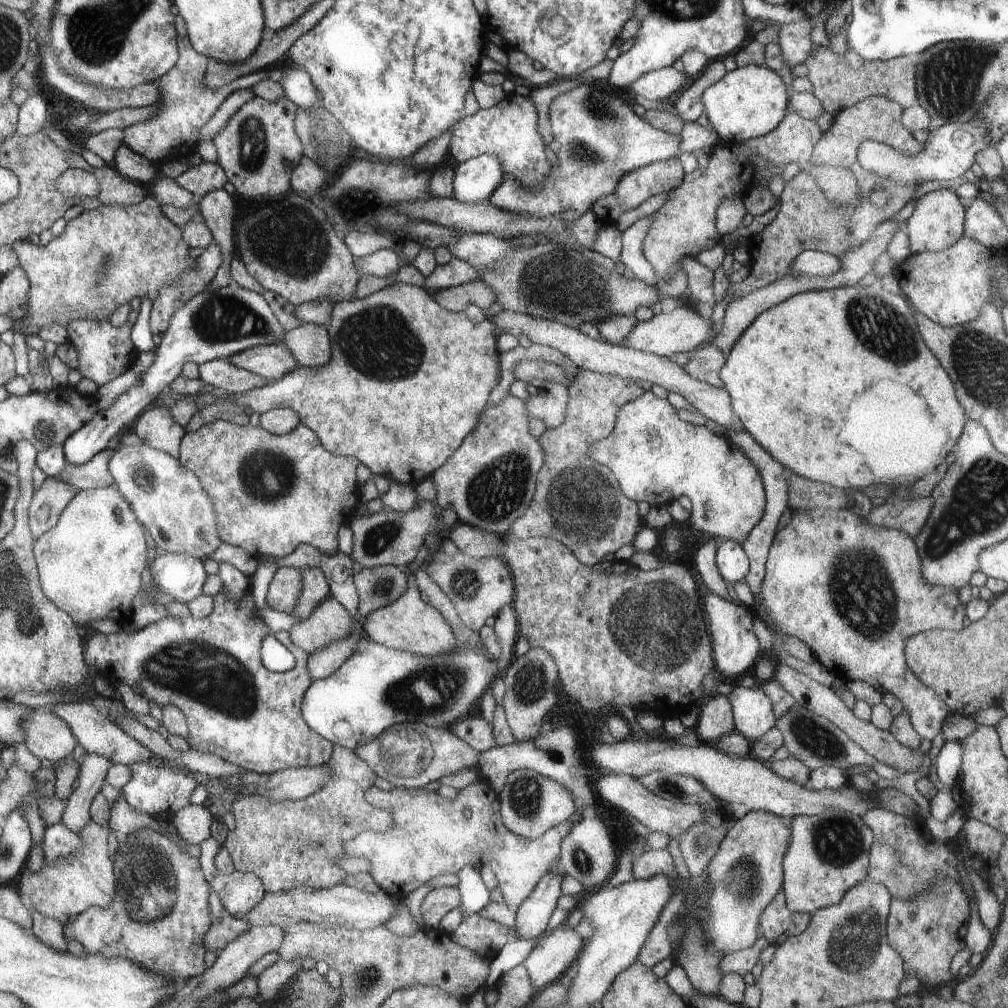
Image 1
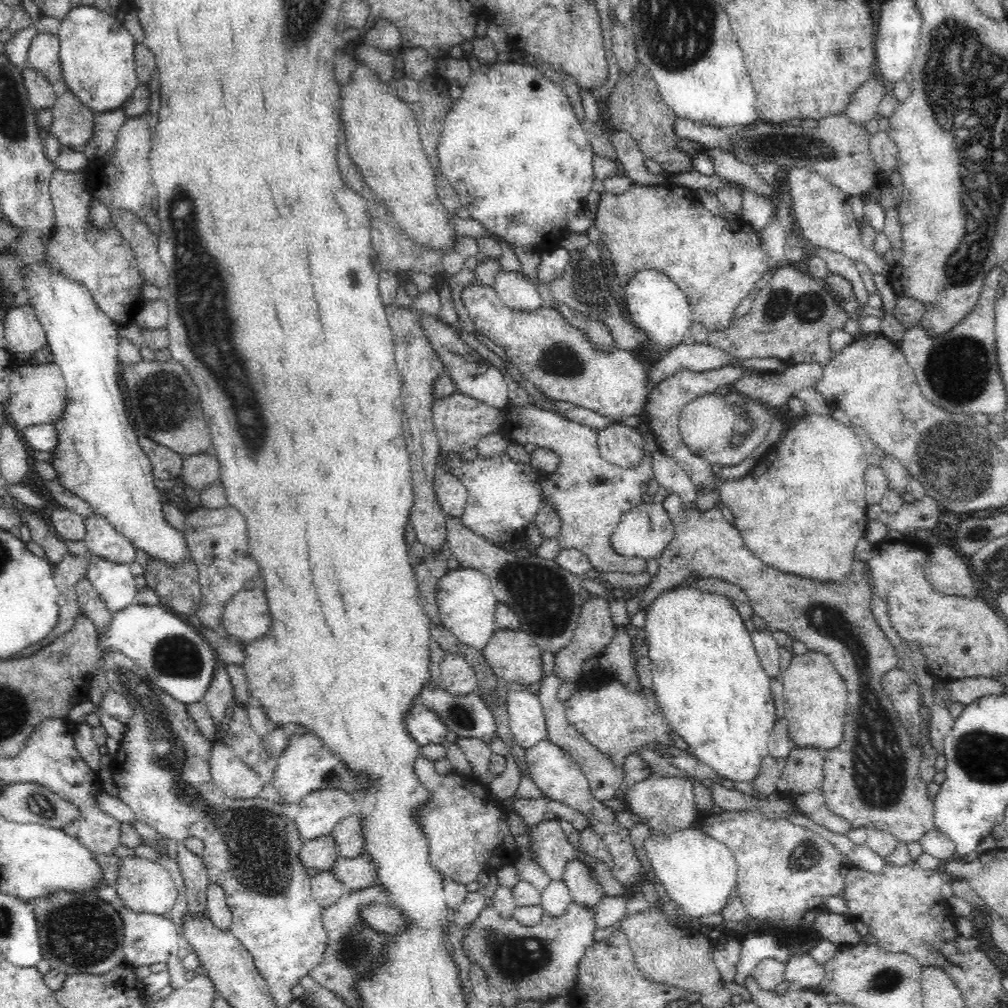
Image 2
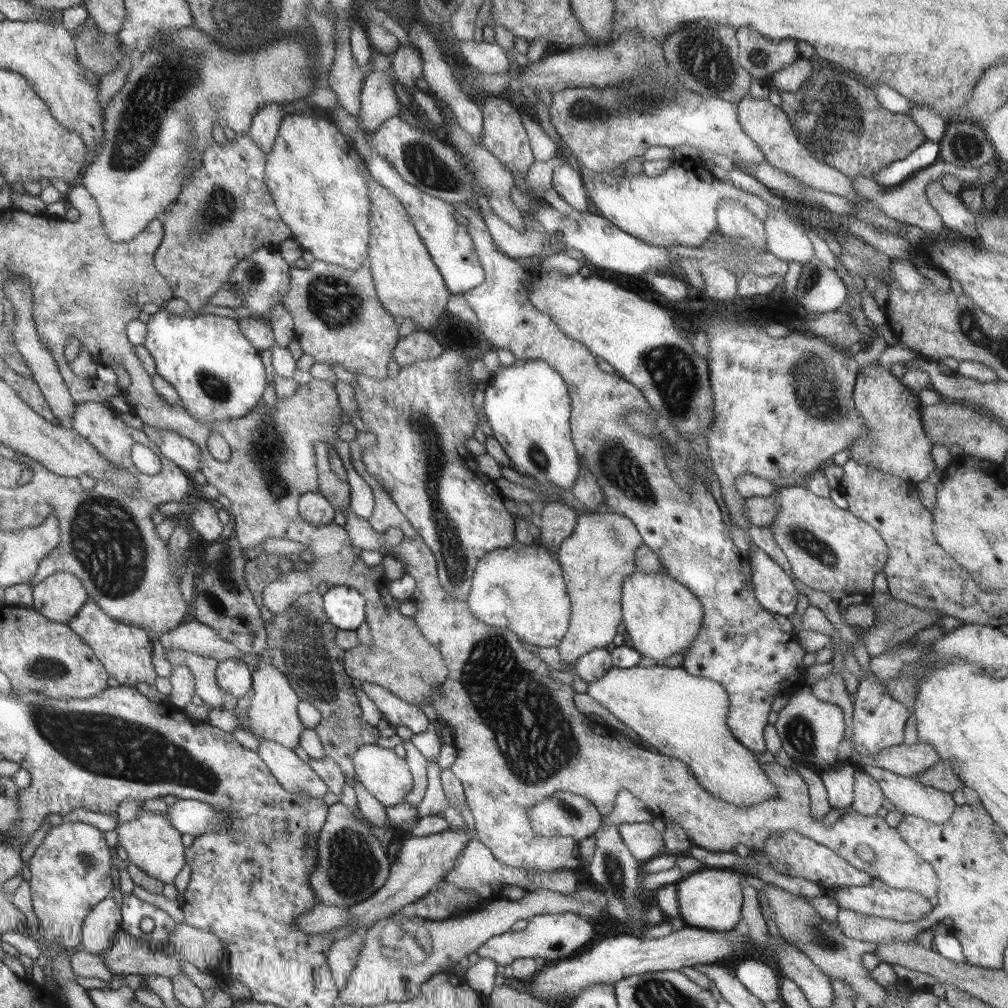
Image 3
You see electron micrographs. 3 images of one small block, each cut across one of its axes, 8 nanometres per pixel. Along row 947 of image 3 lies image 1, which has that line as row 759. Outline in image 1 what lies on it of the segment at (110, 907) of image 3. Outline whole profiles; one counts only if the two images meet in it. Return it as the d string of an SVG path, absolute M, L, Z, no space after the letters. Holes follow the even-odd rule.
M85 754L79 768L79 782L77 788L67 798L67 806L63 810L63 816L59 820L59 830L77 834L89 820L89 806L93 798L101 792L101 786L105 782L107 770L113 766L109 758L97 756L97 754Z

